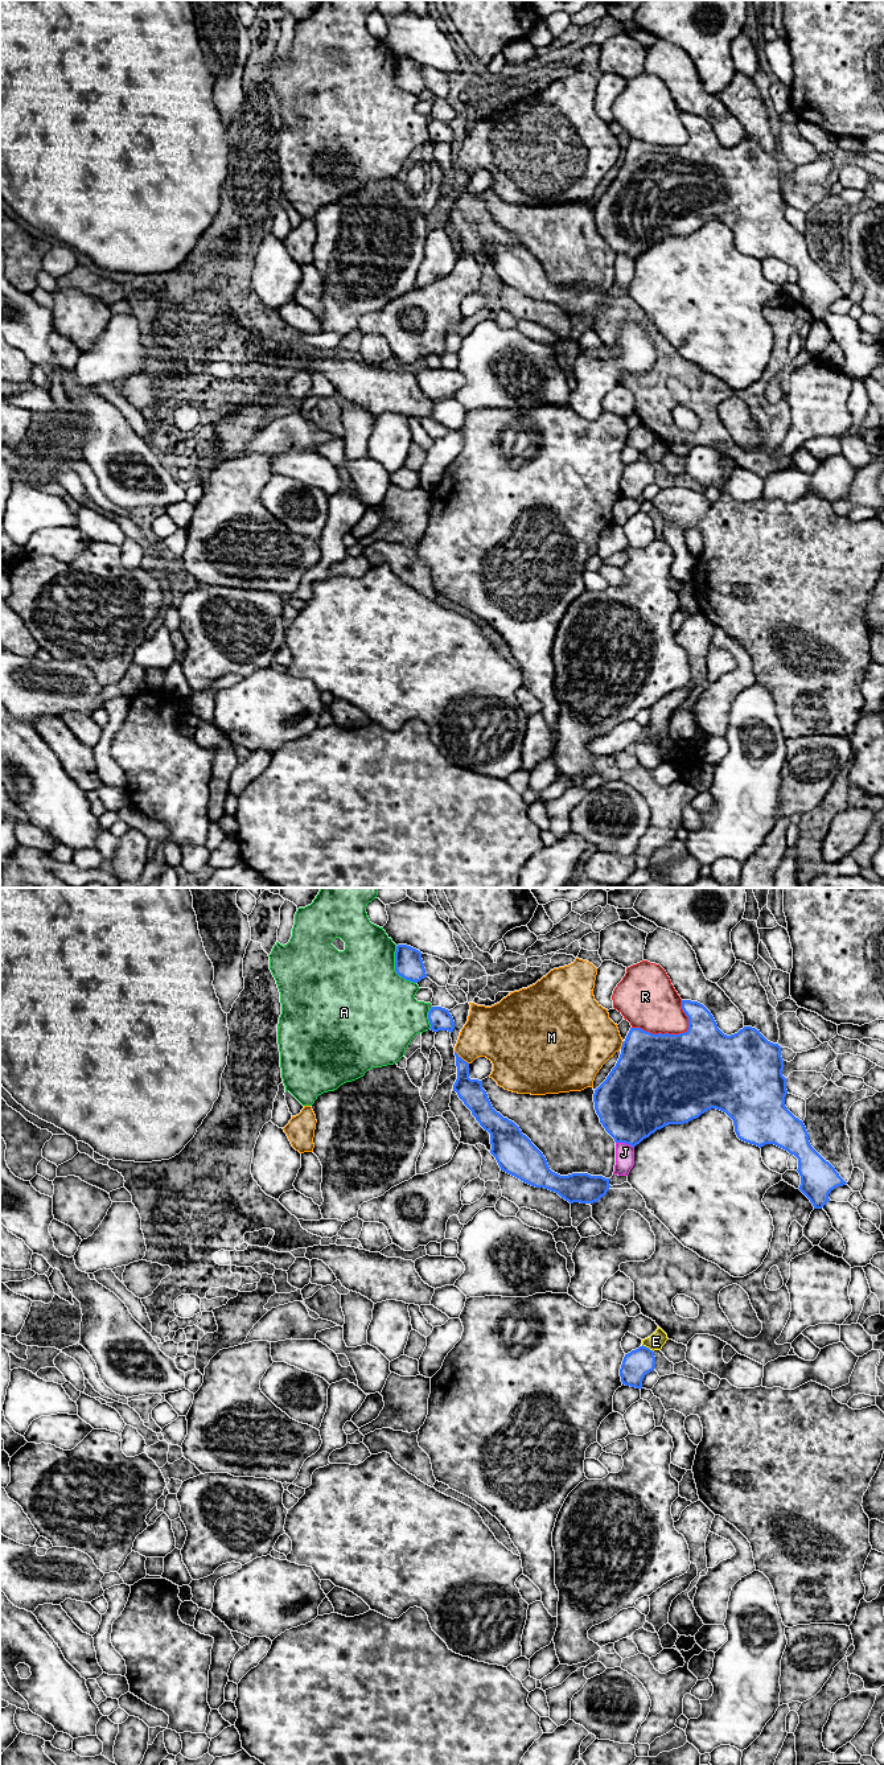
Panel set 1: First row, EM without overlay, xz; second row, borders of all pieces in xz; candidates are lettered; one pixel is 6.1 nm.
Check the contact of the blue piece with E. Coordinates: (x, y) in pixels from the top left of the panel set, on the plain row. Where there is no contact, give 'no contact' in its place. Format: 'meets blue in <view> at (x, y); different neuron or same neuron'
meets blue in xz at (648, 460); different neuron

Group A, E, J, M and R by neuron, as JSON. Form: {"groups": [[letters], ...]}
{"groups": [["A"], ["E", "M"], ["J"], ["R"]]}

